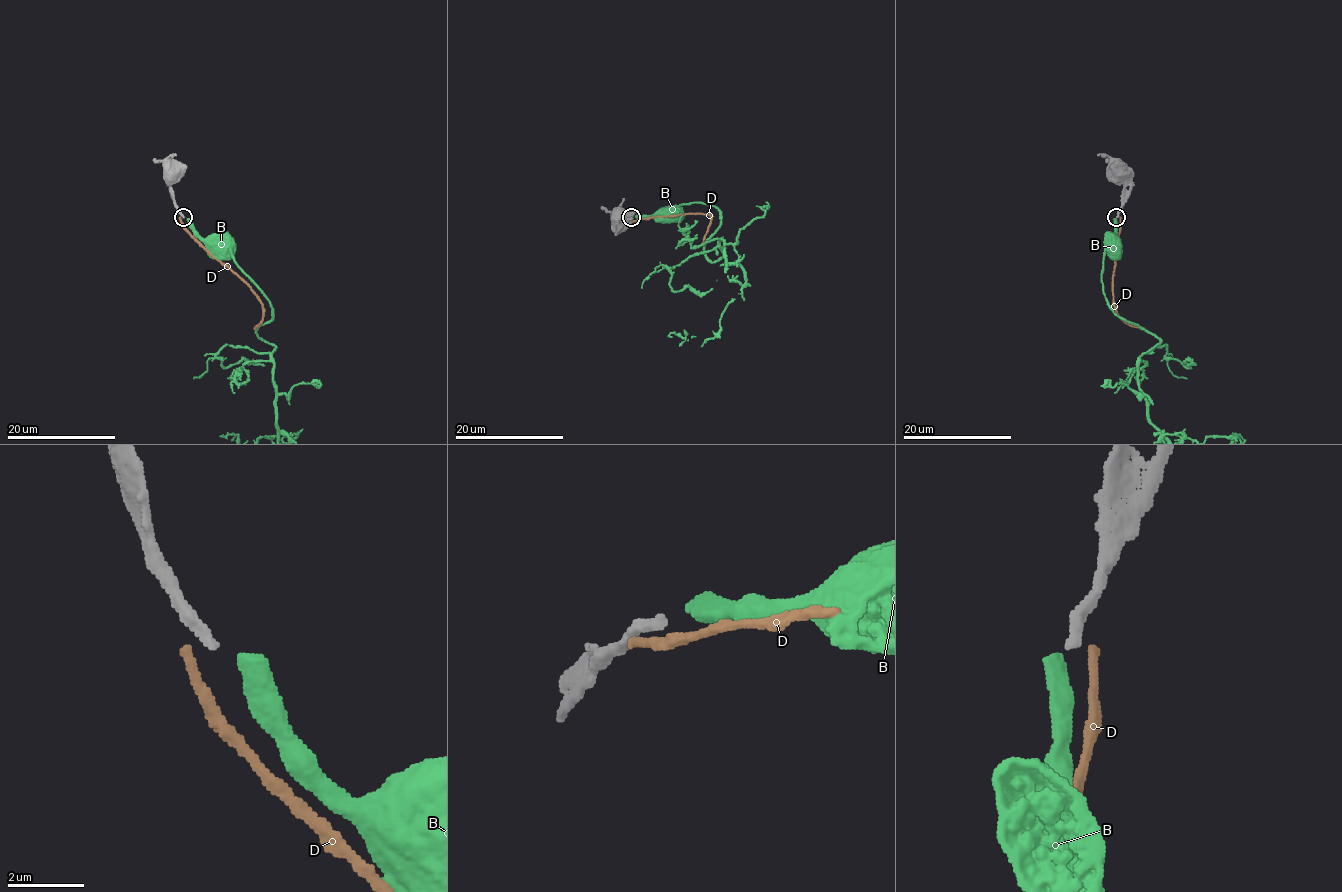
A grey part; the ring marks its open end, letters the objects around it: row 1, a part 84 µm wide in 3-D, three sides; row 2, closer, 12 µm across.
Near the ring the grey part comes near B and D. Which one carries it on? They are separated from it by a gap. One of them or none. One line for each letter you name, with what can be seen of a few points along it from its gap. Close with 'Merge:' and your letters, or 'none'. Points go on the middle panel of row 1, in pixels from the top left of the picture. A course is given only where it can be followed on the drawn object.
Merge: none

